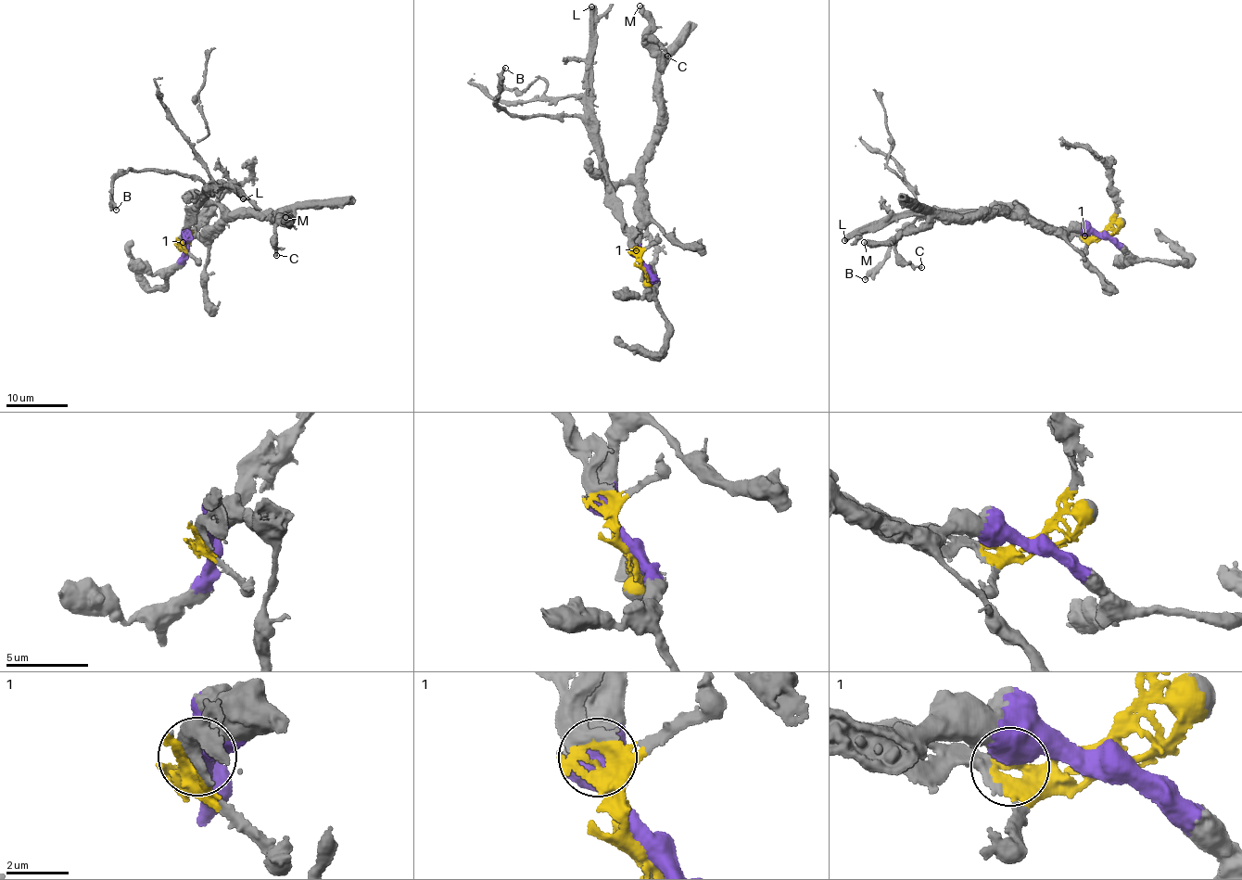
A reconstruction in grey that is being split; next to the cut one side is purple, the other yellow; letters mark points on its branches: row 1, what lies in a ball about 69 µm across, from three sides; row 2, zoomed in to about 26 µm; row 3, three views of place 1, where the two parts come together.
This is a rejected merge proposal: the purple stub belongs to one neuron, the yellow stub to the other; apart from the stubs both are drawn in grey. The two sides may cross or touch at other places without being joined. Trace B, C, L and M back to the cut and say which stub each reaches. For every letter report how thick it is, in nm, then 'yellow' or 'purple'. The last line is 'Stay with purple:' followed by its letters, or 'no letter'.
B: calibre 220 nm; yellow
C: calibre 200 nm; purple
L: calibre 600 nm; yellow
M: calibre 600 nm; purple
Stay with purple: C, M

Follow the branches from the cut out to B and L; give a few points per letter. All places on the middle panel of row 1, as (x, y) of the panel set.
B: (642, 267), (608, 181), (601, 144), (578, 117), (501, 110), (497, 103), (505, 68)
L: (642, 267), (630, 240), (630, 228), (623, 221), (620, 202), (608, 181), (591, 108), (592, 6)

